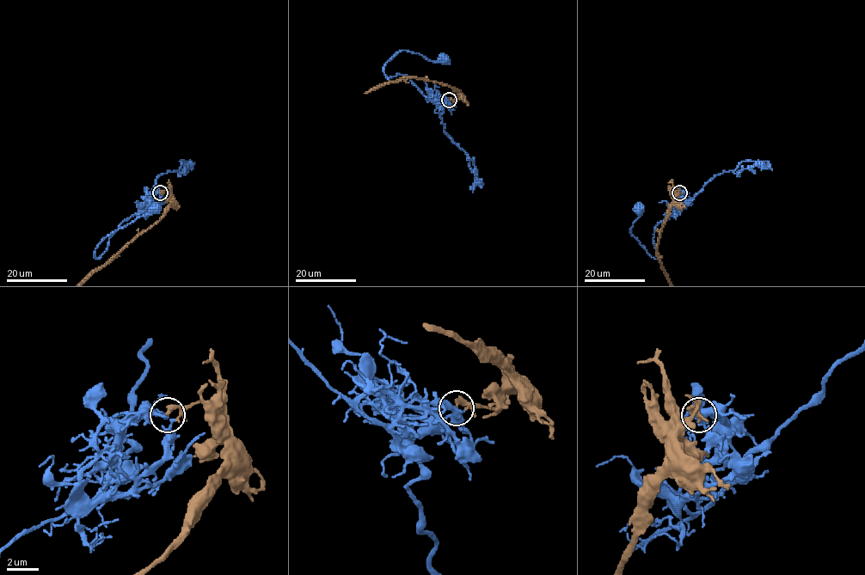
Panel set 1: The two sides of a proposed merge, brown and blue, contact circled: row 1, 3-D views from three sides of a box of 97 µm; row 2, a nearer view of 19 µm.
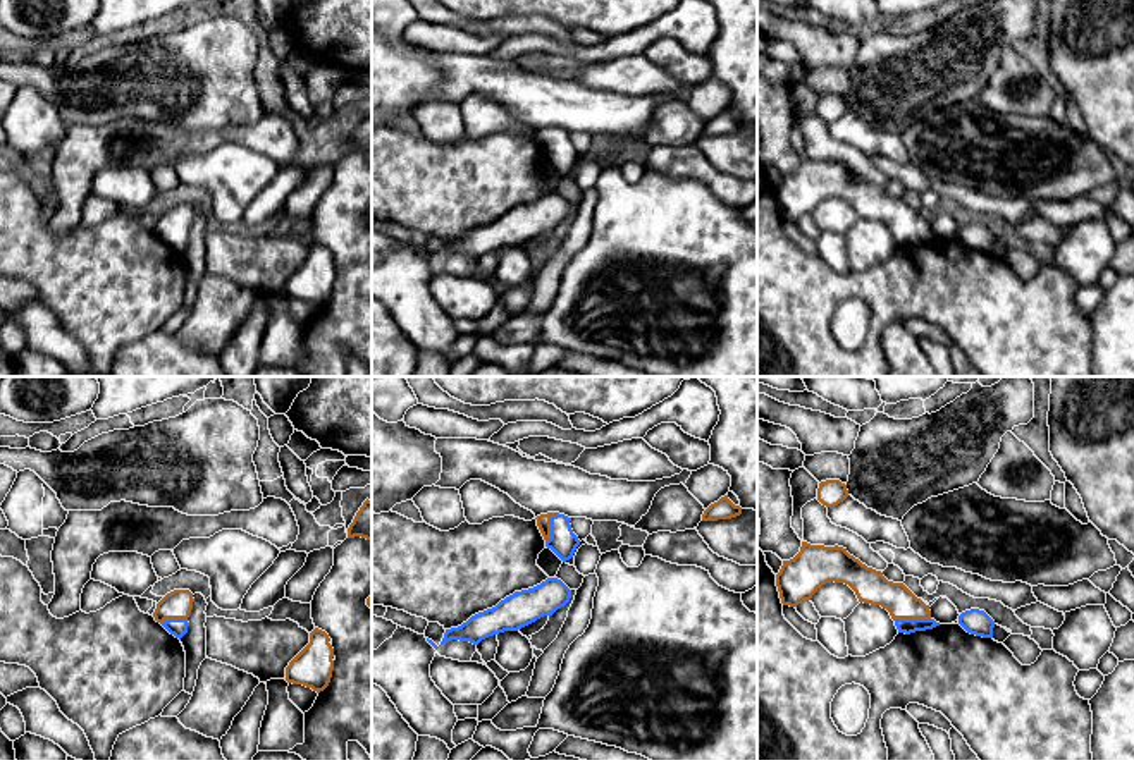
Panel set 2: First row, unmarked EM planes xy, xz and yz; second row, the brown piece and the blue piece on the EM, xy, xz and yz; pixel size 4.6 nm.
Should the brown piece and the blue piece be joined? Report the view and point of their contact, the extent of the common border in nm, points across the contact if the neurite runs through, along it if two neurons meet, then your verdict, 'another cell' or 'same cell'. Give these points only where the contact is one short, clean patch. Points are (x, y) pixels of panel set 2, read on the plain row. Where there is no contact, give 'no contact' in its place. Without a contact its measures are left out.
yz (912, 232) | 170 nm | another cell

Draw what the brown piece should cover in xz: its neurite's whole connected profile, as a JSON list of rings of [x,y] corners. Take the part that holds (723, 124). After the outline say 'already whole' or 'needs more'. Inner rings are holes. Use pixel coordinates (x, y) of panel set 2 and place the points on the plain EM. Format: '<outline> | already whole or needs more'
[[[728,110],[721,112],[718,117],[711,119],[704,129],[702,136],[731,134],[742,129],[742,122],[735,120]]] | already whole

